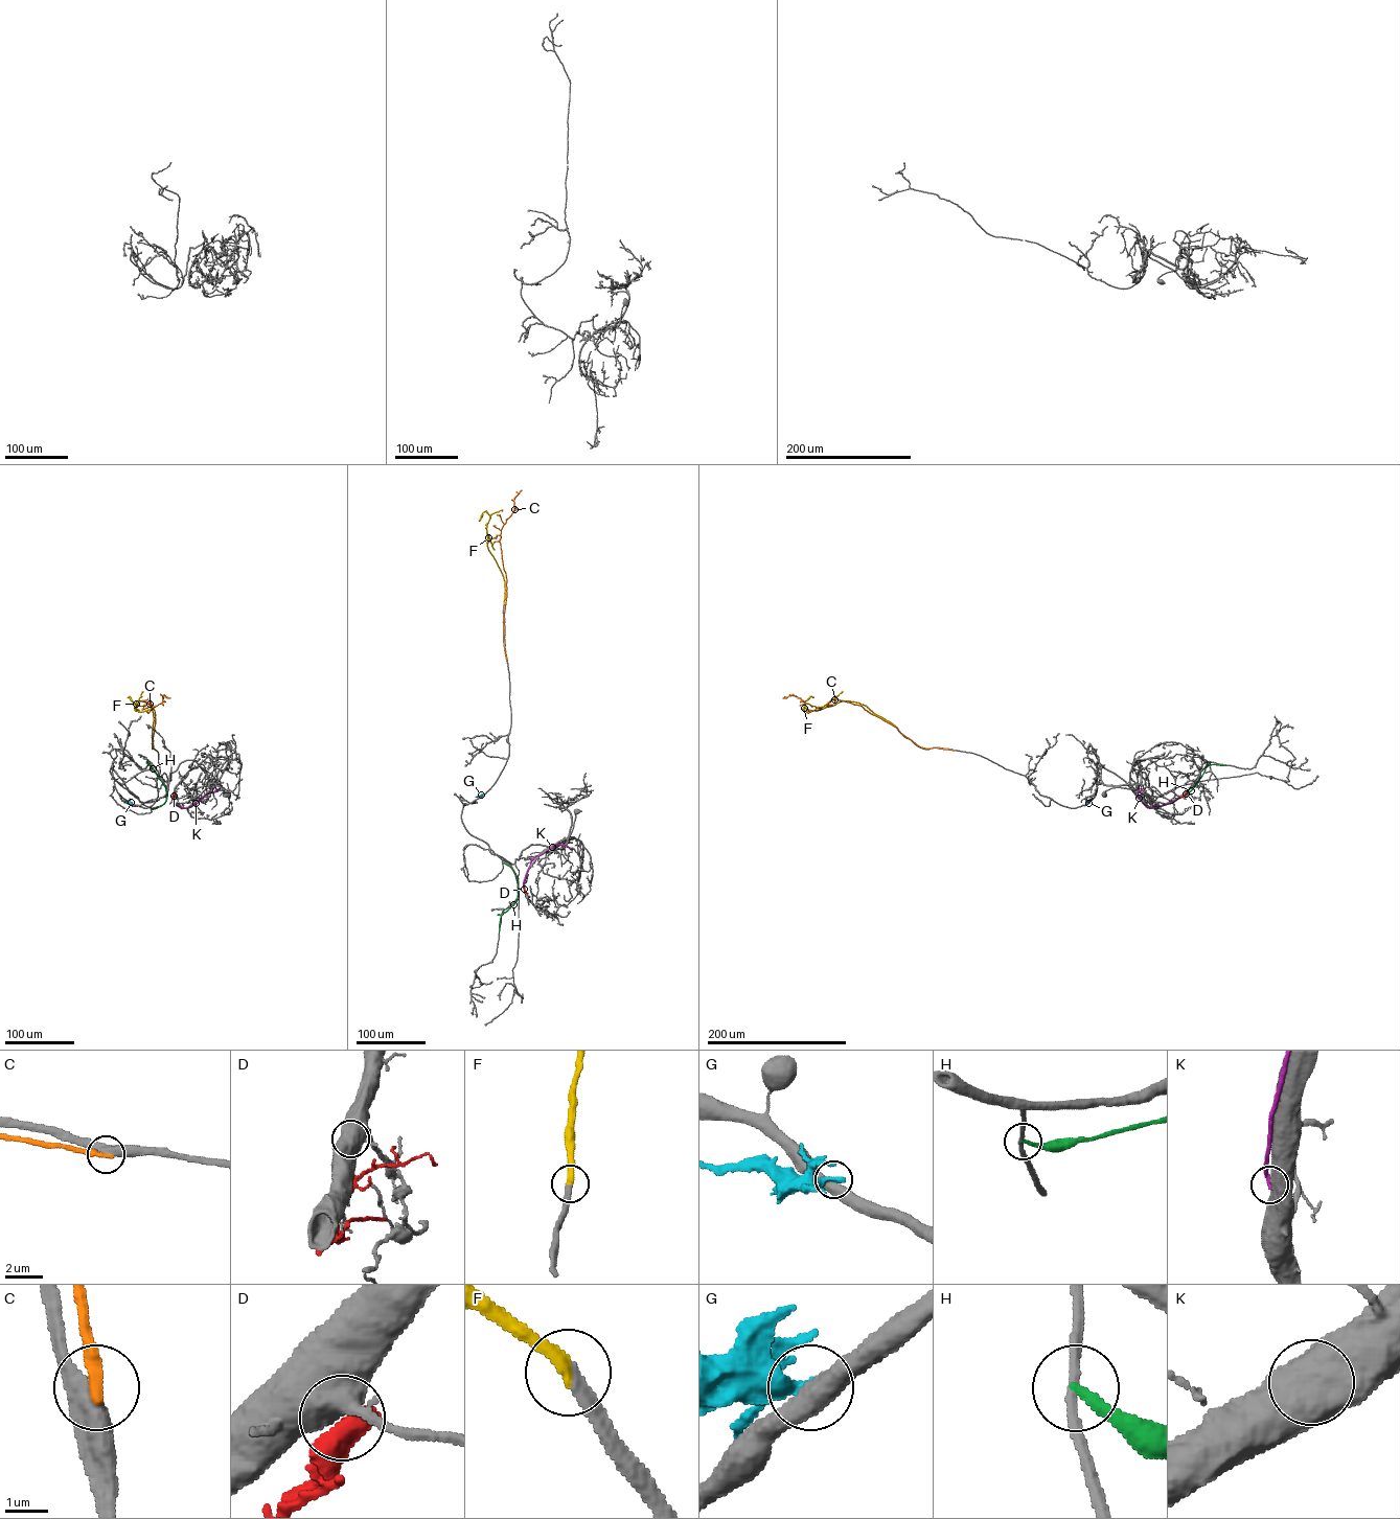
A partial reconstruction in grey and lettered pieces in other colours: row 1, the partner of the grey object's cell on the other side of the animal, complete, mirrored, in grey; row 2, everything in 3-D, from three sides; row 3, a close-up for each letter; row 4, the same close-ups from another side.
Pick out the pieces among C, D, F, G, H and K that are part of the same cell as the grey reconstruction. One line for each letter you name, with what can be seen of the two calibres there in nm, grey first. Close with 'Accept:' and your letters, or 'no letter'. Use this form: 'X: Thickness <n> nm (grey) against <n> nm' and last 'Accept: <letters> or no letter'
F: Thickness 320 nm (grey) against 360 nm
Accept: F

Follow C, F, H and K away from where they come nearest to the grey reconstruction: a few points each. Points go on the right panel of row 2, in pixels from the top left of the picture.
C: (954, 750), (920, 748), (859, 706), (833, 698), (817, 707), (796, 696), (783, 697)
F: (896, 727), (855, 702), (841, 700), (820, 710), (806, 709), (804, 702), (813, 697)
H: (1154, 809), (1190, 791), (1208, 765), (1225, 765)
K: (1177, 798), (1149, 808), (1138, 796), (1142, 788)

